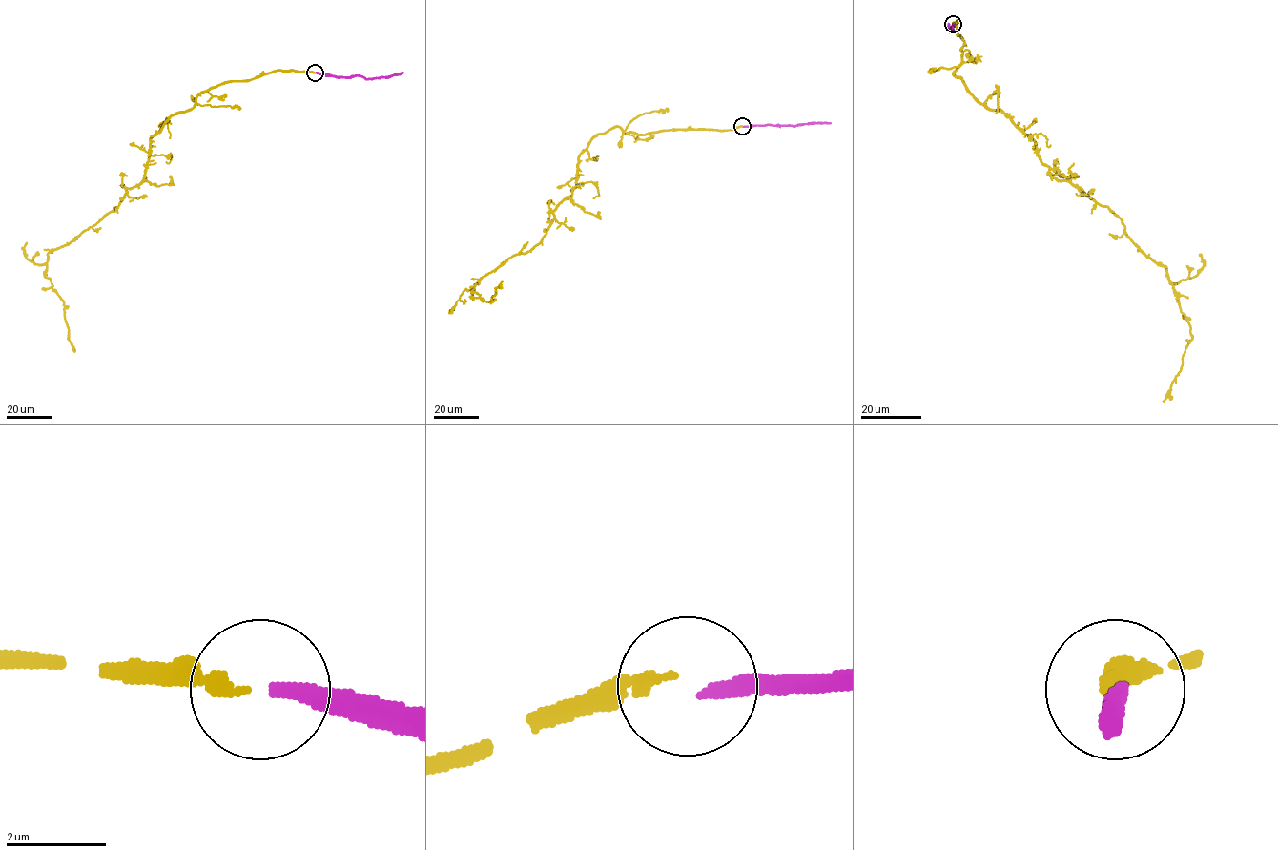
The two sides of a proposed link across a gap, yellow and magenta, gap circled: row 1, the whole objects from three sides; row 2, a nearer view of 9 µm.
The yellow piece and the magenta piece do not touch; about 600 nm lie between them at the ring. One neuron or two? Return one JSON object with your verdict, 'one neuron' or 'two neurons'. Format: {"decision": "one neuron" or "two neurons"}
{"decision": "two neurons"}

